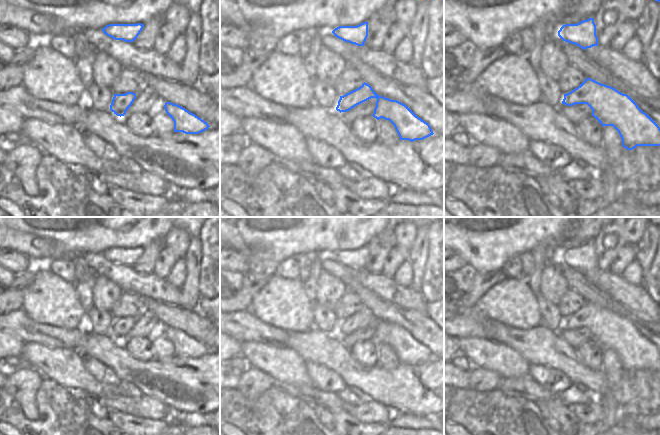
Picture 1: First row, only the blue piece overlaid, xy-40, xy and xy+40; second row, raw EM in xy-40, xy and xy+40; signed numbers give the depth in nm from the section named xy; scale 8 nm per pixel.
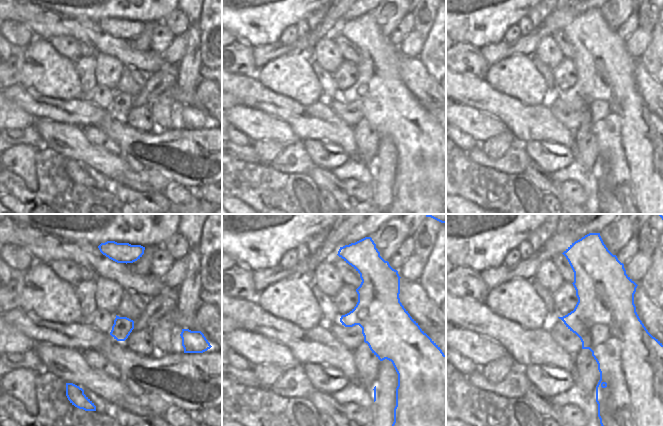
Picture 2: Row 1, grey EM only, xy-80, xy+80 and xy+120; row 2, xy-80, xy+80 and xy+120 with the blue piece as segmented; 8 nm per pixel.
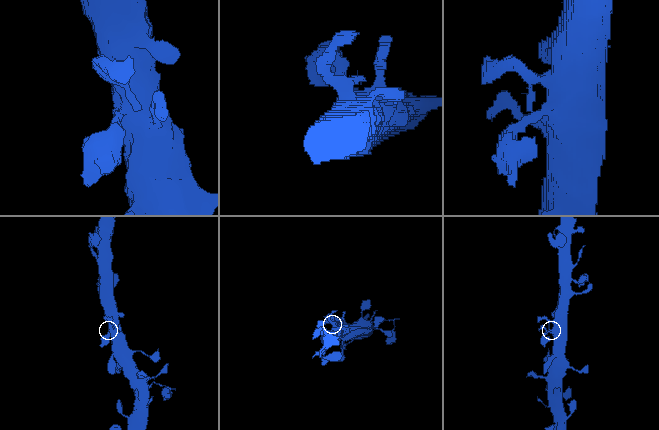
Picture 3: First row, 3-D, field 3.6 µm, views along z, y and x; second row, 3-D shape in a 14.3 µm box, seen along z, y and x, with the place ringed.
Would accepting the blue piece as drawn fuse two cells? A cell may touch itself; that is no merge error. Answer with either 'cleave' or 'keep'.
keep

